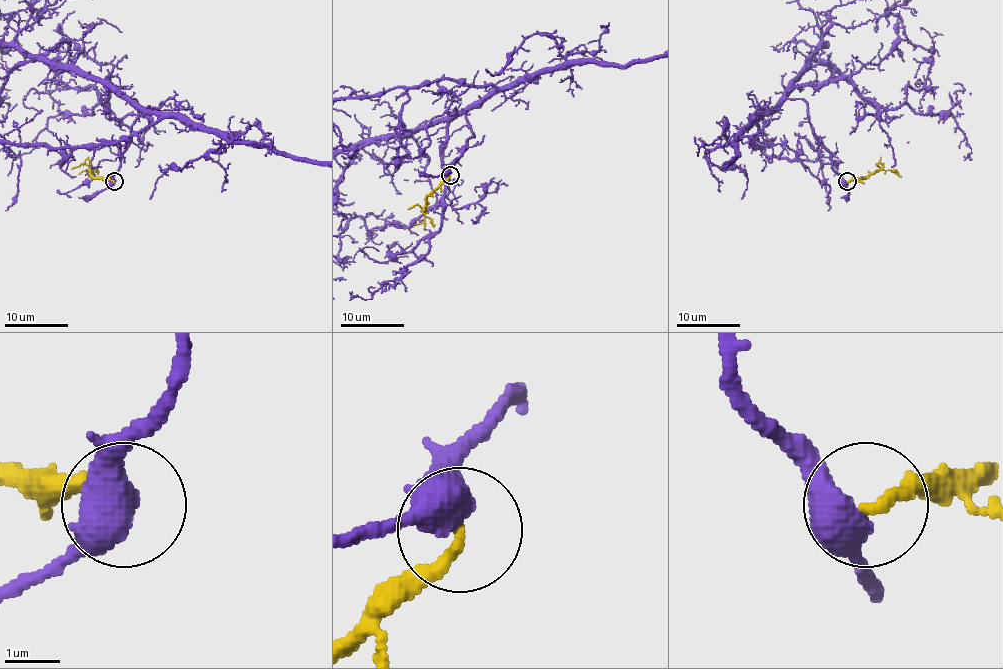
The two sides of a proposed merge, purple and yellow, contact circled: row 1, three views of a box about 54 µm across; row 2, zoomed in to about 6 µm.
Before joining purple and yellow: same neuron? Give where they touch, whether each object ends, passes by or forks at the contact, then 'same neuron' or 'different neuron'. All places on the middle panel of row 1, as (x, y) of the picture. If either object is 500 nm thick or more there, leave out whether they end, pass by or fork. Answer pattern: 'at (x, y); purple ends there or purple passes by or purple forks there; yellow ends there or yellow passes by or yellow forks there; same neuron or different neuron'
at (450, 175); purple passes by; yellow ends there; same neuron

